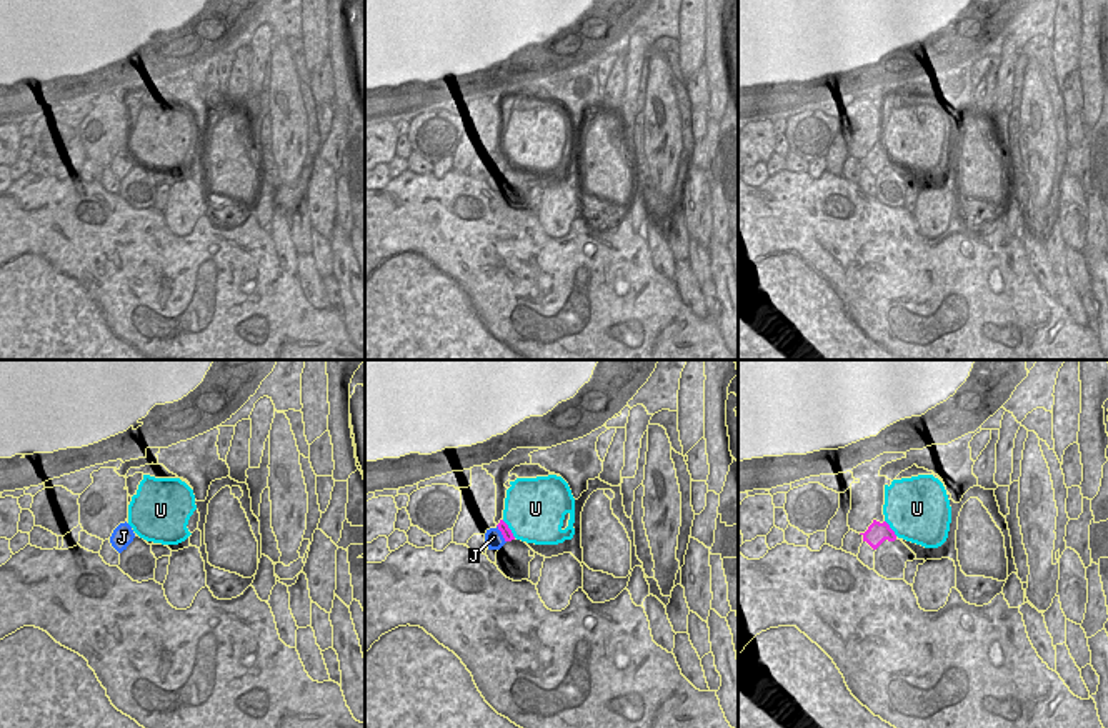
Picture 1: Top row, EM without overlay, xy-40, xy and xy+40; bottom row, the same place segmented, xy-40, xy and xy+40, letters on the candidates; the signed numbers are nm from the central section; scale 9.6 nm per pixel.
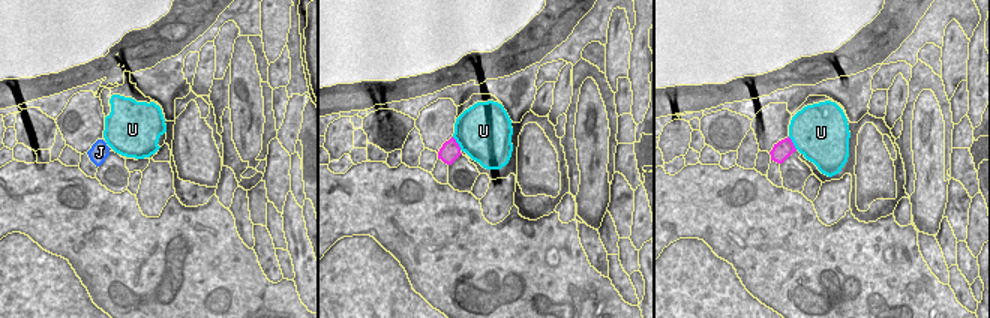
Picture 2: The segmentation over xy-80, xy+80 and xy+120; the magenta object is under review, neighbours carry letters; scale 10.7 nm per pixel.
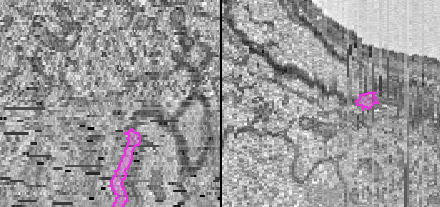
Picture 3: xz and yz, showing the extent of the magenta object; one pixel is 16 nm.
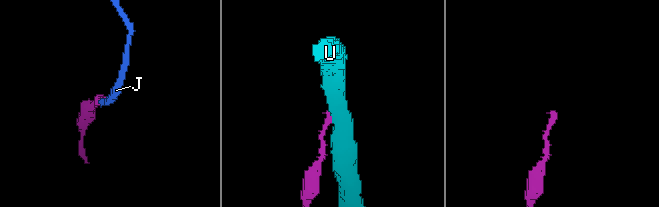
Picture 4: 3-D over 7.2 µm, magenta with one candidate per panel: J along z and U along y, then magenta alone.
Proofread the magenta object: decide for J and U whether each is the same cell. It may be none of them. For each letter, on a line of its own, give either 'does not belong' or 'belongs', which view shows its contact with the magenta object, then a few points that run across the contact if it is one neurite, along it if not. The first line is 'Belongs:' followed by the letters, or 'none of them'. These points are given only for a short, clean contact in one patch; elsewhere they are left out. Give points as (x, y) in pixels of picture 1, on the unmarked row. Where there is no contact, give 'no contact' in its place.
Belongs: J
J: belongs; contact in xy; line xy (507, 160), (502, 160), (494, 164)
U: does not belong; contact in xy; line xy (502, 147), (515, 164)

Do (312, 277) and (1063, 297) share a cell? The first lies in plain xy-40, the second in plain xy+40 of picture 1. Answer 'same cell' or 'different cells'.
same cell

